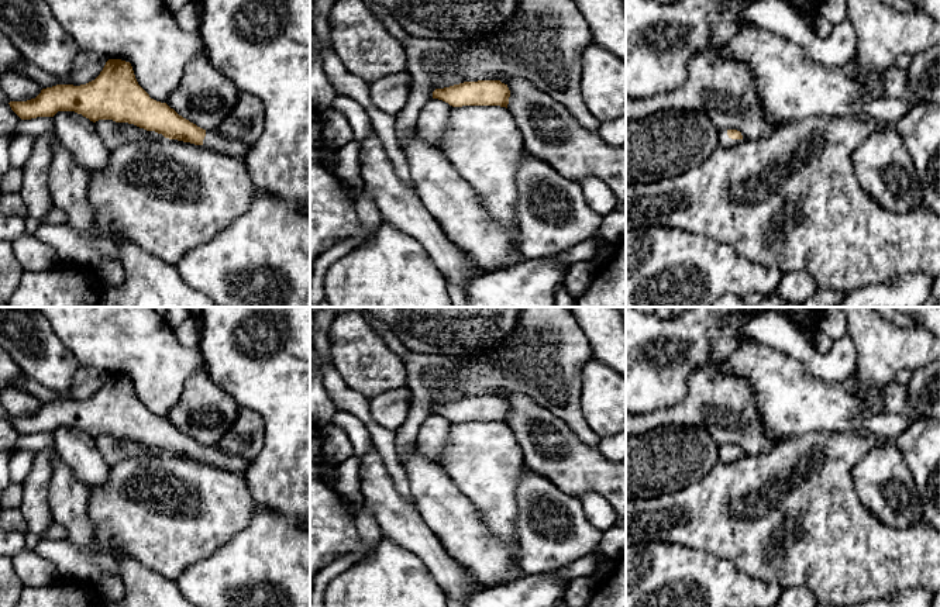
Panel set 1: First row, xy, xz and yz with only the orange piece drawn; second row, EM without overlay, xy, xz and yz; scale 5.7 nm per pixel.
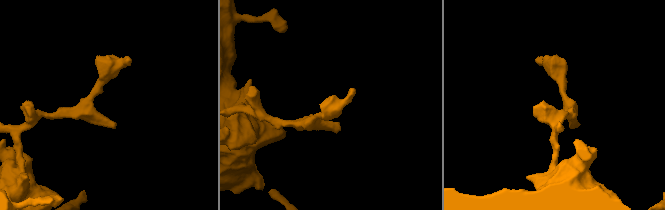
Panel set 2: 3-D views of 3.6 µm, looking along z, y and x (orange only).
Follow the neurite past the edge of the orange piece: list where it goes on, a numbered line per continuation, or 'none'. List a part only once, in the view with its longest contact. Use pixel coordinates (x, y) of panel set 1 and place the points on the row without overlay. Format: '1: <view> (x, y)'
1: yz (725, 457)

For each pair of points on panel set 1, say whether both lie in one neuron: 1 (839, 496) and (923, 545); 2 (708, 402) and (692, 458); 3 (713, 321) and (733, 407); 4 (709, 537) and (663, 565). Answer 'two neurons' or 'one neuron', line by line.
1: one neuron
2: two neurons
3: two neurons
4: two neurons

